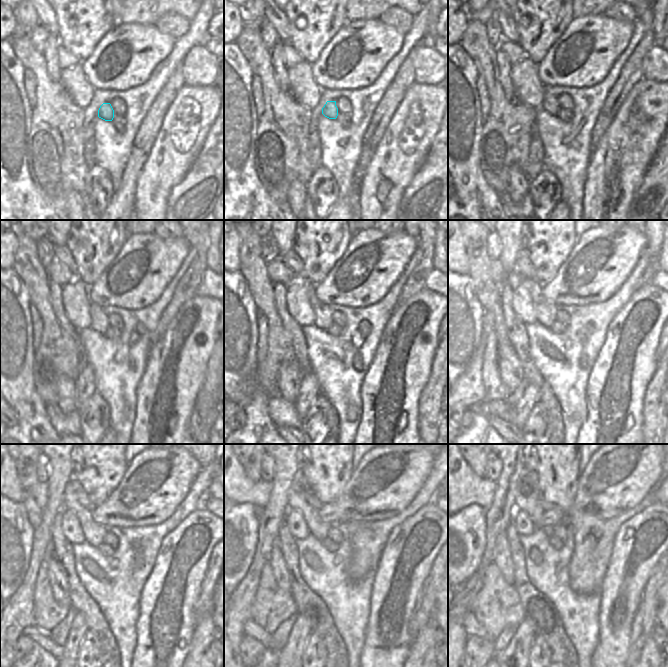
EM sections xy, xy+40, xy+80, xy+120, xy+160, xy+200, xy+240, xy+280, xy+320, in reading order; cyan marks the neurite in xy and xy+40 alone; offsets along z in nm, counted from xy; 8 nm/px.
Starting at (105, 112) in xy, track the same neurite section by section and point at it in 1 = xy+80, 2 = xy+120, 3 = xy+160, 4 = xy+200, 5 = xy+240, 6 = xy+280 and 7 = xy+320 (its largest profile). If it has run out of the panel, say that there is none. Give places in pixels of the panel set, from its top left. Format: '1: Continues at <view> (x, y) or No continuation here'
1: Continues at xy+80 (550, 103)
2: Continues at xy+120 (99, 323)
3: Continues at xy+160 (323, 313)
4: Continues at xy+200 (545, 310)
5: Continues at xy+240 (94, 533)
6: Continues at xy+280 (300, 496)
7: Continues at xy+320 (527, 496)

